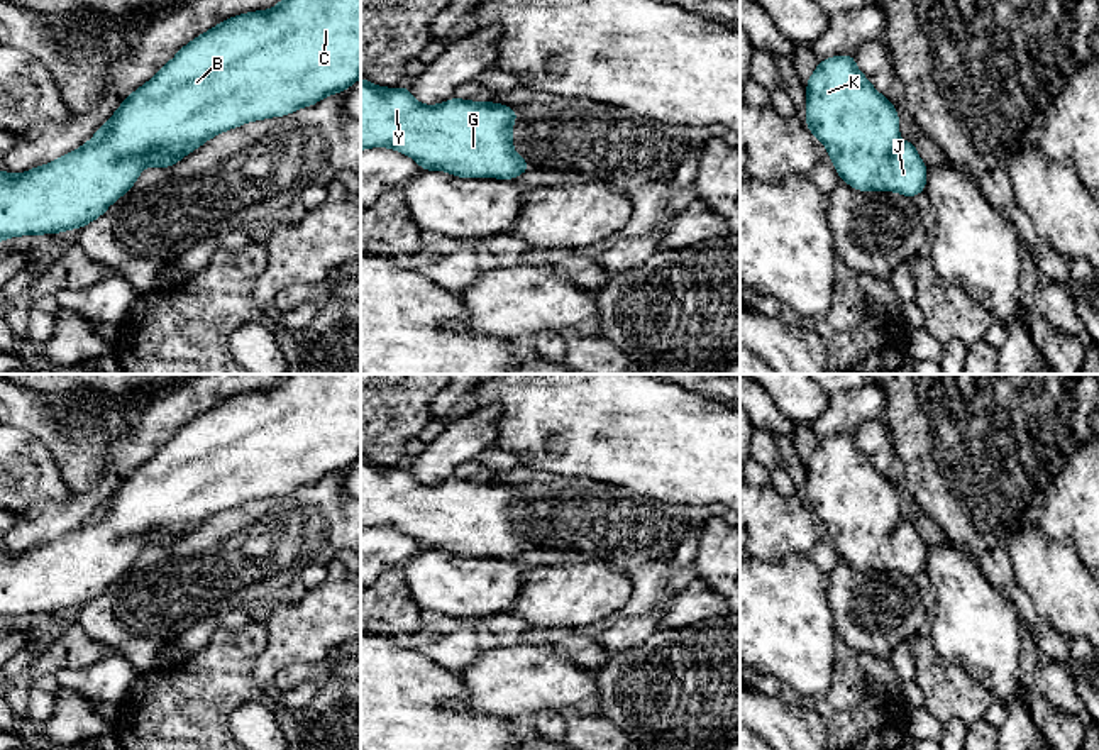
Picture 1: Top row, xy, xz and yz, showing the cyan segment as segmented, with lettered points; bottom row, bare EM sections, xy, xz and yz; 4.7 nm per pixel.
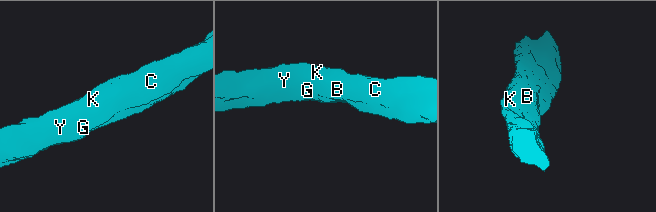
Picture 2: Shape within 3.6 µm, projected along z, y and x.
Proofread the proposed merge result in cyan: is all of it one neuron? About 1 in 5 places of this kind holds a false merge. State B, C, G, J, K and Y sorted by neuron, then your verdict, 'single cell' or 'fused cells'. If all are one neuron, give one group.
B C G J K Y | single cell

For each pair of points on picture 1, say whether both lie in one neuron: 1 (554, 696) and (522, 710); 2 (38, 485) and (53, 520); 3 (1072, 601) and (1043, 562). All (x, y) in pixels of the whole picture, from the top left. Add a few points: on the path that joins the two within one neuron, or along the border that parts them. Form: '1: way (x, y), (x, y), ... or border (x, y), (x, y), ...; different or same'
1: way (546, 696), (535, 696), (530, 701); same
2: border (70, 490), (61, 501), (34, 501), (21, 513); different
3: way (1064, 591), (1050, 573); same

